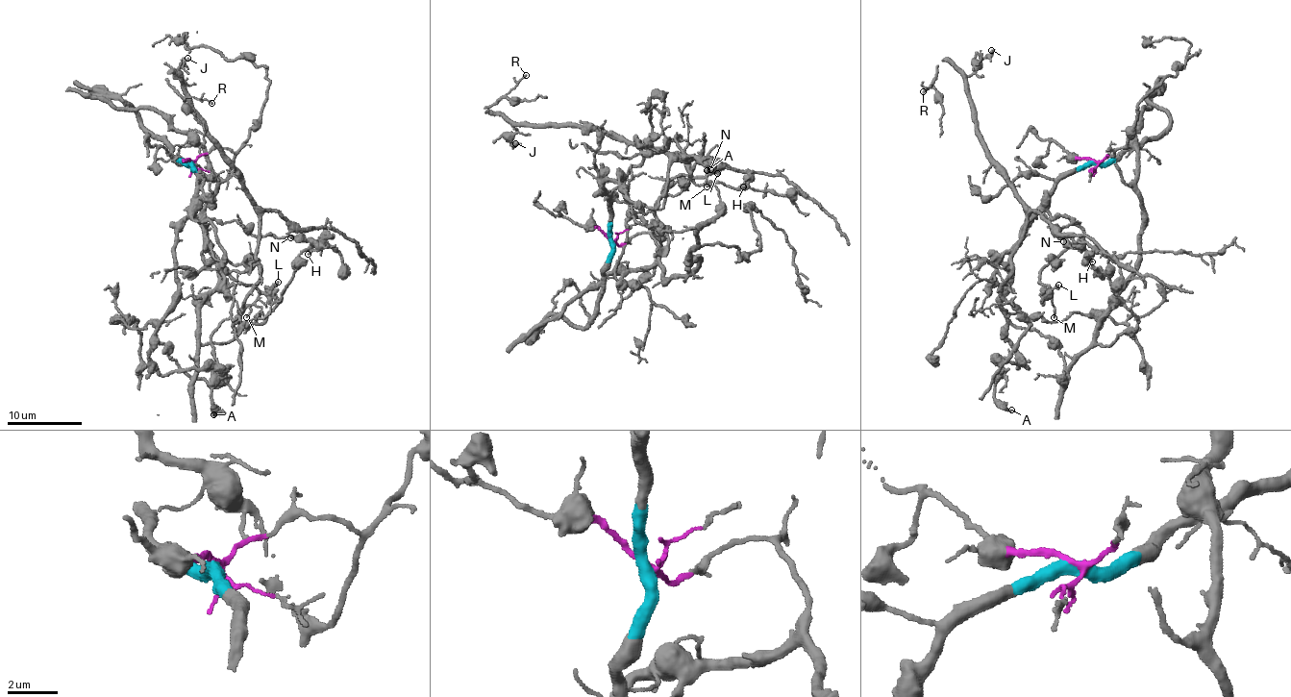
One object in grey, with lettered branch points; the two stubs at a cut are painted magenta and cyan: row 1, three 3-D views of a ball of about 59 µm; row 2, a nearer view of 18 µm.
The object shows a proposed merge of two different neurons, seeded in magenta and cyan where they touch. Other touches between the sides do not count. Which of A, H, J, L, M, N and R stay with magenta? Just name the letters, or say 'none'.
none

